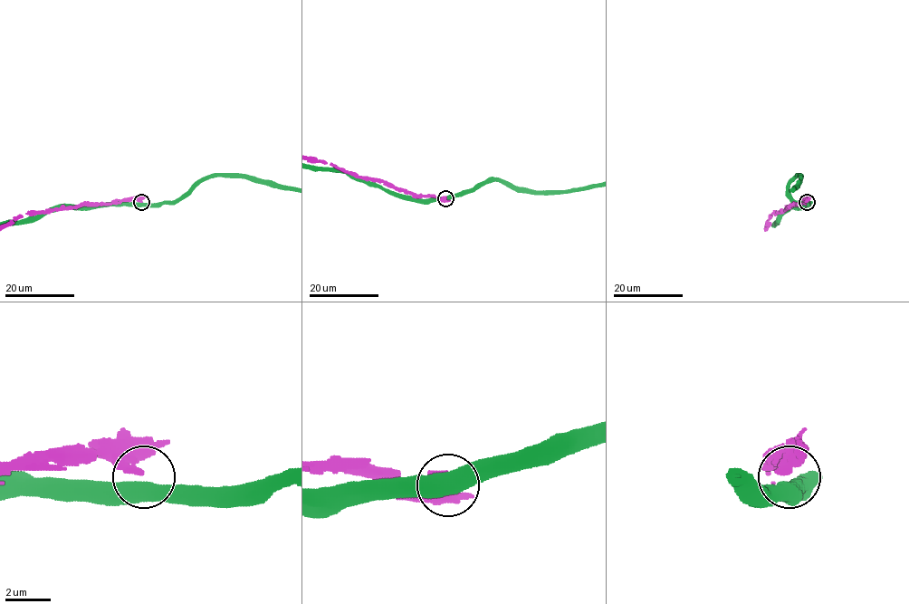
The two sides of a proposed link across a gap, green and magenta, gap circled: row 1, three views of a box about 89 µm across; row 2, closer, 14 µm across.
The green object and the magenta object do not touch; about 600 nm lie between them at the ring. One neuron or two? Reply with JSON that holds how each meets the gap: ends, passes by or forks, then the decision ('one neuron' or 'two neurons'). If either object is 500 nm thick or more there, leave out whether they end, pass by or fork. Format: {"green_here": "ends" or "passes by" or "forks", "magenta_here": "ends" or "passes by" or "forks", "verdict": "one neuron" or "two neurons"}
{"verdict": "two neurons"}

